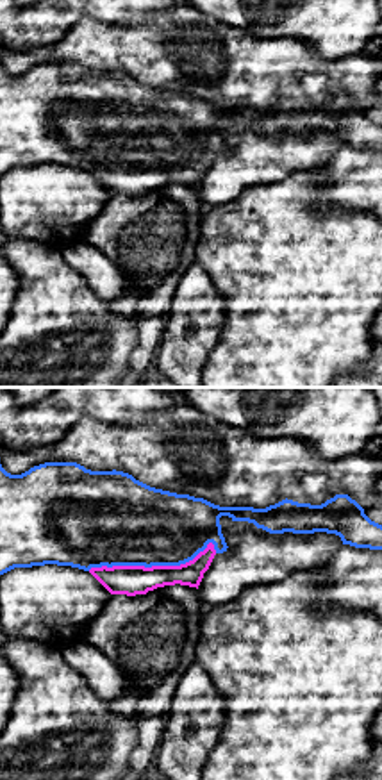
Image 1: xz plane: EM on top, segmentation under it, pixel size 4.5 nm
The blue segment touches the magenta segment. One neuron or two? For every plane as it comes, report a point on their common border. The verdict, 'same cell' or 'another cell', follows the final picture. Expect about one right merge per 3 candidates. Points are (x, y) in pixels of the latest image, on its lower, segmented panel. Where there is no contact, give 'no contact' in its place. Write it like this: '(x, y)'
(152, 564)

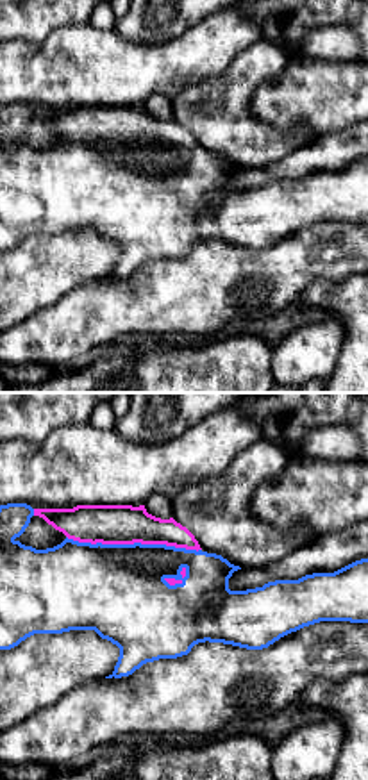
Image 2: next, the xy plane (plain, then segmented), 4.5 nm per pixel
(134, 543)

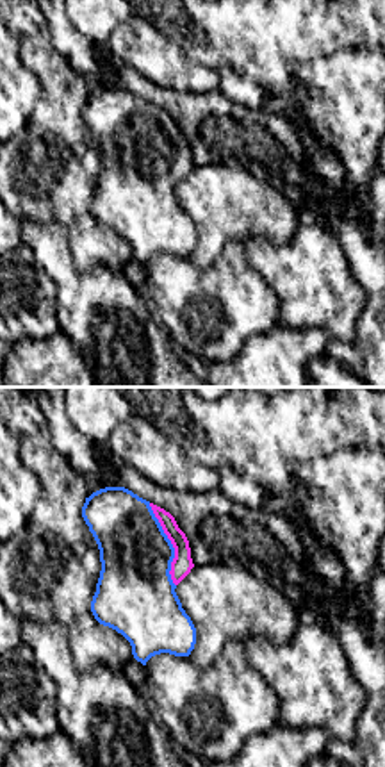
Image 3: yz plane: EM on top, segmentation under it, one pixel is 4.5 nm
(172, 544)

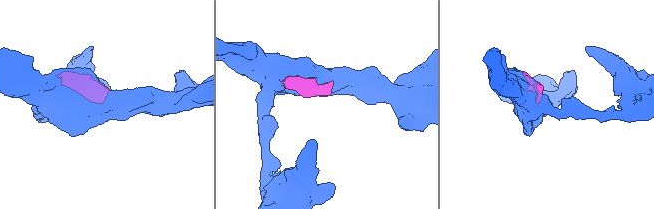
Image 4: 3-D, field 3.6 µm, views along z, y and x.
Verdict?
same cell

